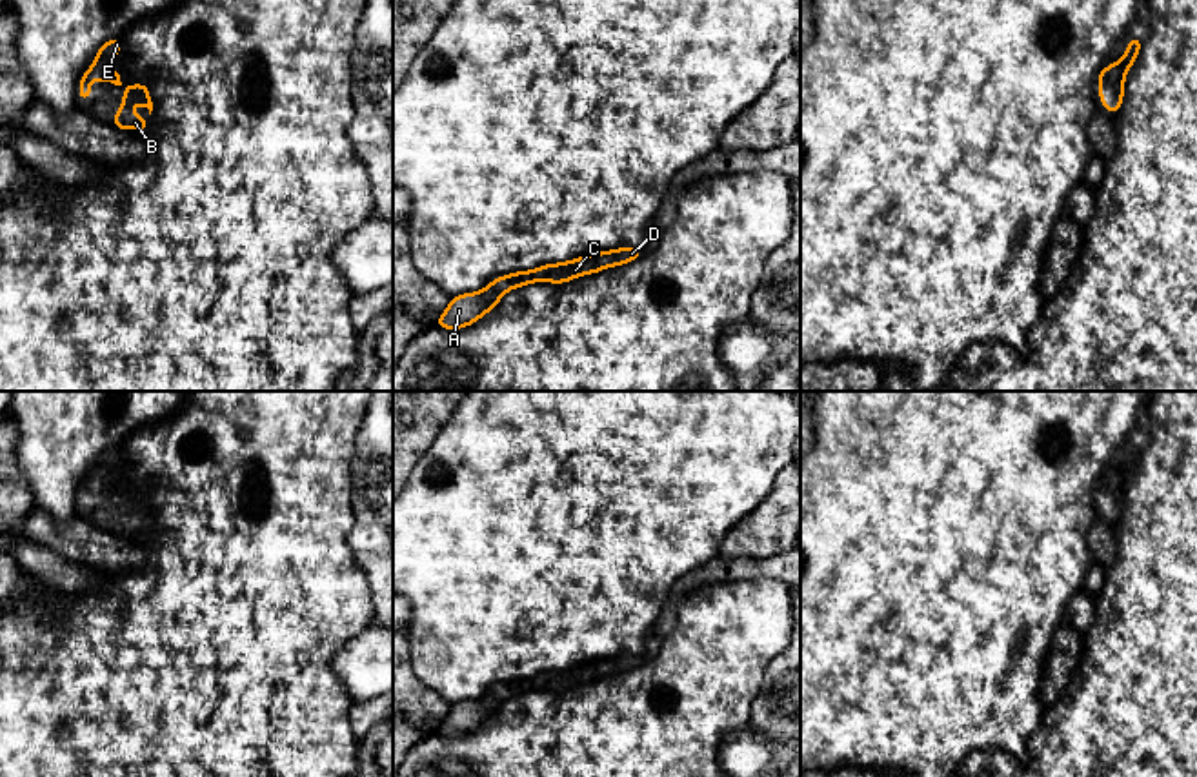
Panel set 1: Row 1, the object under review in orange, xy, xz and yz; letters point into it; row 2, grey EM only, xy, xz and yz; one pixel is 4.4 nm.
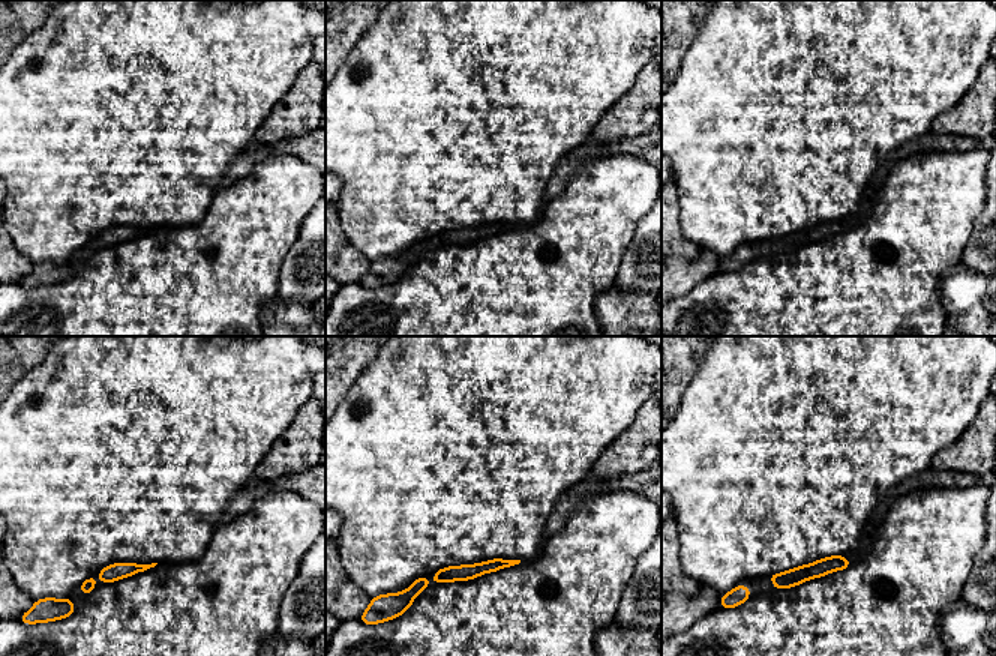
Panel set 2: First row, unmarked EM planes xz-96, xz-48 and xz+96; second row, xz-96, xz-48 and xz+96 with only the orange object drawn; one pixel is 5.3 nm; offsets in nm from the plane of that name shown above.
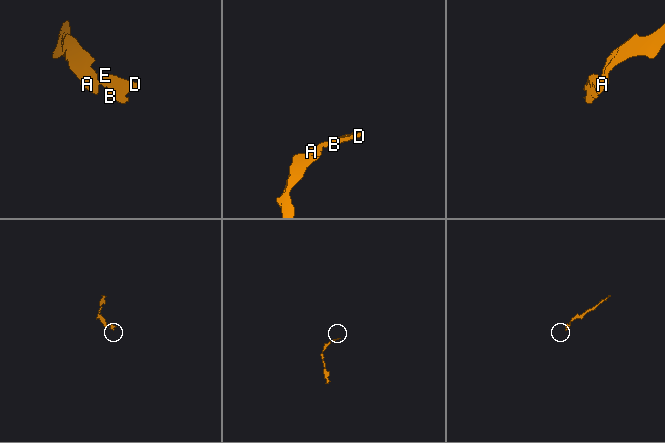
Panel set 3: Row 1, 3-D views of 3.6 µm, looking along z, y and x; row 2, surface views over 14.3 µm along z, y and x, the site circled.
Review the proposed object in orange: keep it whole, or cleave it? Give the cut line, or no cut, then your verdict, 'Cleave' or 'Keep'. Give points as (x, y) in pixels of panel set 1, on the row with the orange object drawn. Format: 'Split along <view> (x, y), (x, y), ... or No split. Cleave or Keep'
No split. Keep

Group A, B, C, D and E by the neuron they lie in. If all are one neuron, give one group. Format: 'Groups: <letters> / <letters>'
Groups: A B C D E

